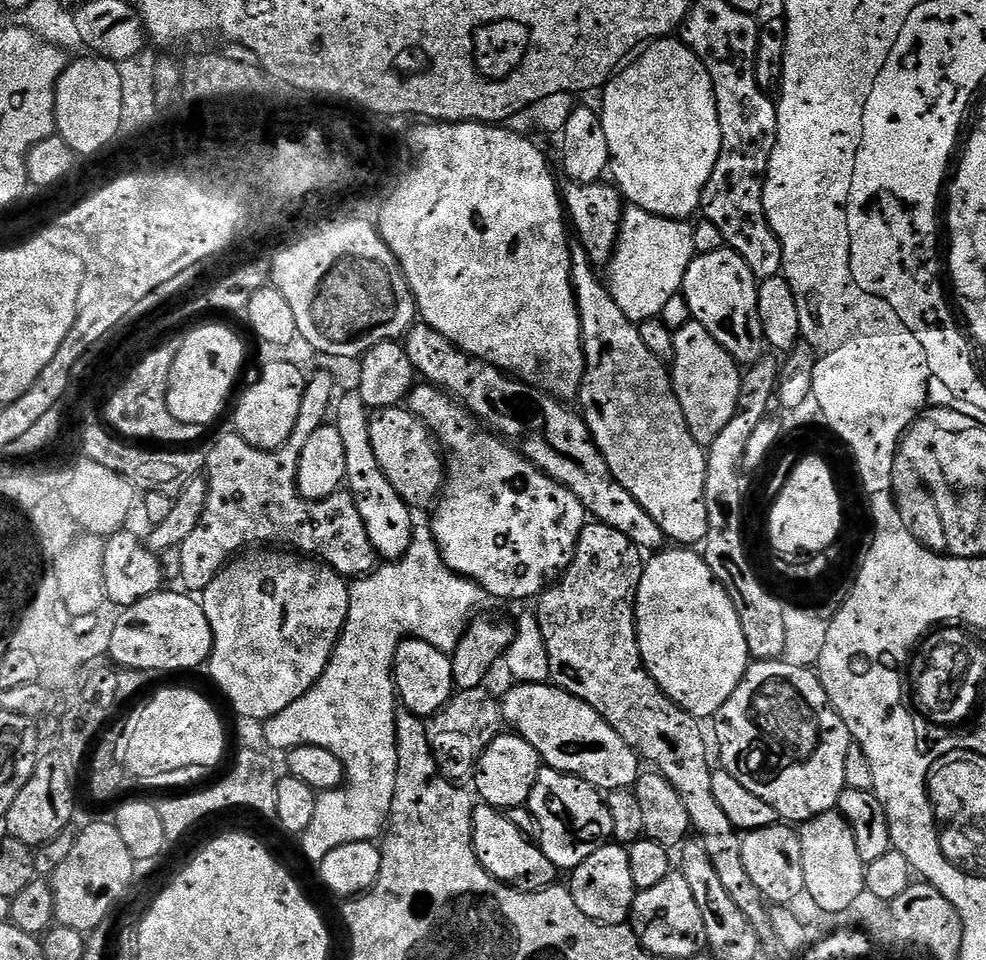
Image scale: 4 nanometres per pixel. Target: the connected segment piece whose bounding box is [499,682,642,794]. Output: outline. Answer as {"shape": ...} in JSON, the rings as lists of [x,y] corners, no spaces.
{"shape":[[[551,682],[513,683],[511,687],[499,701],[503,723],[512,727],[509,729],[515,735],[530,742],[547,767],[577,776],[604,794],[635,785],[642,775],[642,761],[598,710]]]}

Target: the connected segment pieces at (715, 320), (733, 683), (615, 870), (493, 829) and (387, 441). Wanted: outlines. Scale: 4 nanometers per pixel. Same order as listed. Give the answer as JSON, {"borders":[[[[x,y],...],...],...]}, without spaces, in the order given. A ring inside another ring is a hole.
{"borders":[[[[726,246],[714,254],[693,256],[686,270],[682,294],[690,306],[692,320],[706,326],[737,364],[749,366],[765,355],[762,318],[758,318],[758,281],[738,253]]],[[[668,546],[657,551],[653,560],[644,565],[642,582],[636,595],[636,640],[648,673],[658,686],[682,710],[704,722],[715,717],[726,698],[738,690],[738,682],[746,674],[750,663],[746,634],[742,634],[742,622],[734,610],[734,602],[724,587],[714,578],[710,566],[706,566],[703,555],[688,546]]],[[[609,842],[602,845],[586,862],[571,869],[570,887],[574,902],[578,902],[578,910],[586,914],[586,918],[594,918],[594,922],[603,924],[626,924],[632,915],[632,903],[638,889],[634,886],[634,878],[630,874],[630,858],[625,845]]],[[[480,802],[472,809],[472,845],[478,862],[502,884],[515,886],[526,892],[537,892],[540,888],[547,888],[548,885],[557,883],[558,869],[552,865],[550,858],[546,858],[539,843],[524,836],[522,830],[518,830],[518,826],[514,826],[514,822],[510,822],[501,809],[494,808],[491,804]]],[[[407,407],[382,408],[373,411],[371,417],[370,443],[374,445],[374,455],[378,458],[378,466],[382,466],[382,474],[390,478],[390,486],[394,486],[410,506],[431,505],[446,484],[446,464],[439,443]]]]}

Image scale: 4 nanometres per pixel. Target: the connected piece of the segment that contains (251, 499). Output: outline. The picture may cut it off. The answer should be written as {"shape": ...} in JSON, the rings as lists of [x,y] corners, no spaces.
{"shape":[[[316,372],[305,383],[302,406],[298,410],[298,422],[290,434],[288,441],[281,448],[255,448],[250,446],[241,436],[229,434],[224,436],[212,449],[206,452],[206,479],[208,482],[208,497],[206,510],[202,510],[202,518],[198,518],[198,526],[180,544],[182,566],[179,583],[189,593],[203,593],[206,586],[224,569],[241,551],[243,544],[252,544],[260,539],[264,546],[291,546],[297,553],[319,558],[335,572],[345,578],[359,578],[376,571],[378,557],[370,542],[370,534],[366,534],[366,526],[362,522],[362,514],[358,514],[358,506],[352,493],[341,490],[325,500],[307,500],[302,498],[298,490],[296,475],[298,474],[298,458],[302,446],[306,446],[310,434],[321,428],[329,419],[330,409],[337,395],[336,384],[328,372]]]}

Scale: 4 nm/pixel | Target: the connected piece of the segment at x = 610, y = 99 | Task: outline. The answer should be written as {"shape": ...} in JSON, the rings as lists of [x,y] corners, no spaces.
{"shape":[[[661,38],[649,43],[604,85],[602,95],[604,105],[599,105],[598,111],[612,155],[610,176],[613,176],[611,179],[620,189],[623,199],[631,207],[662,218],[687,221],[695,217],[701,211],[700,199],[722,150],[714,82],[710,82],[710,74],[706,66],[702,66],[698,54],[694,54],[694,50],[687,48],[679,38]]]}

